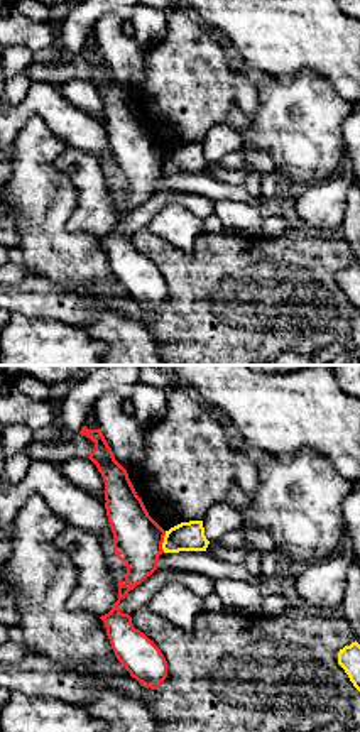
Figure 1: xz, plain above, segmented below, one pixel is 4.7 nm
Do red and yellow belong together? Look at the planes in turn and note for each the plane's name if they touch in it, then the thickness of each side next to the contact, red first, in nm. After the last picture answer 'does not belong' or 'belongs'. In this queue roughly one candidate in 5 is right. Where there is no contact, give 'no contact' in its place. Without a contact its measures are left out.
meets red in xz; 220 nm thick on the red side, 140 nm on the other

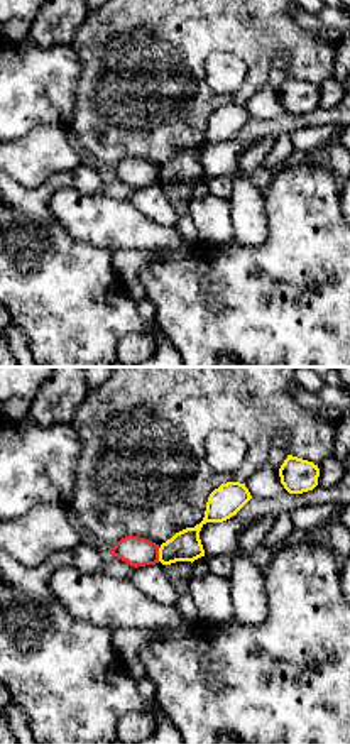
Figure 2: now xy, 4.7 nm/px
meets red in xy; 140 nm thick on the red side, 140 nm on the other

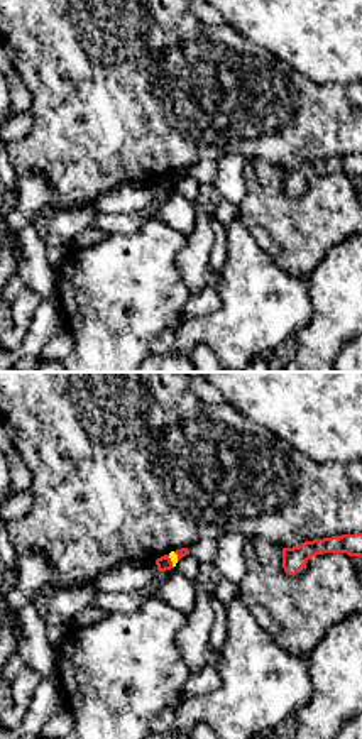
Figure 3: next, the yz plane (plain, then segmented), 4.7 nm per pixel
meets red in yz; 70 nm thick on the red side, 40 nm on the other

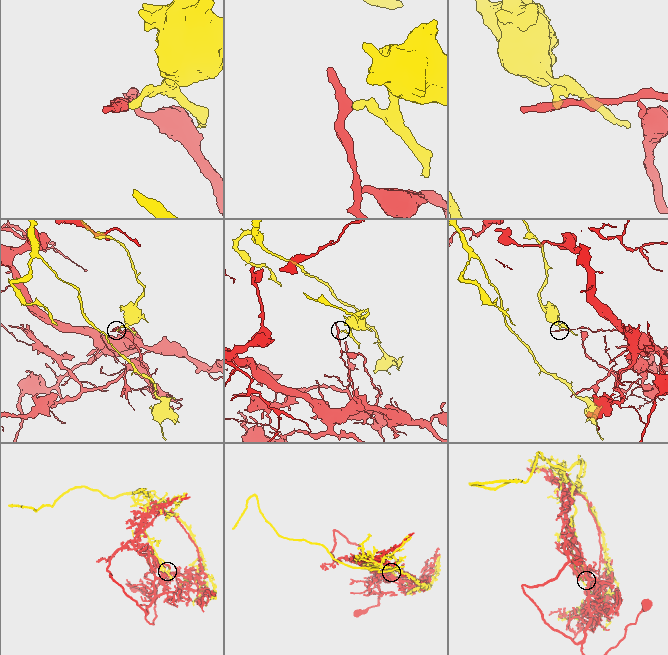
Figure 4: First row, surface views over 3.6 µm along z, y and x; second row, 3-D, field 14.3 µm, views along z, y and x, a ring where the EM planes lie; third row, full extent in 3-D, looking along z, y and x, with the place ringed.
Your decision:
does not belong

